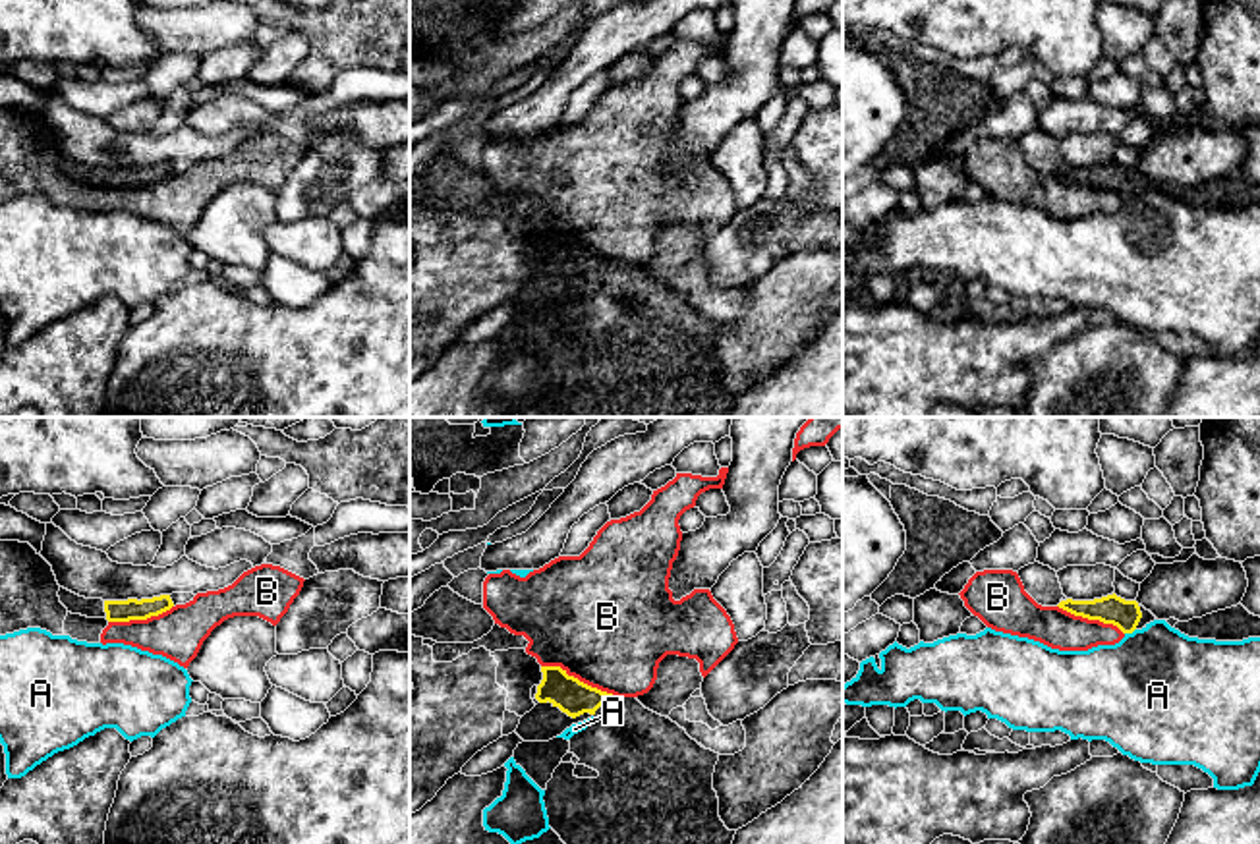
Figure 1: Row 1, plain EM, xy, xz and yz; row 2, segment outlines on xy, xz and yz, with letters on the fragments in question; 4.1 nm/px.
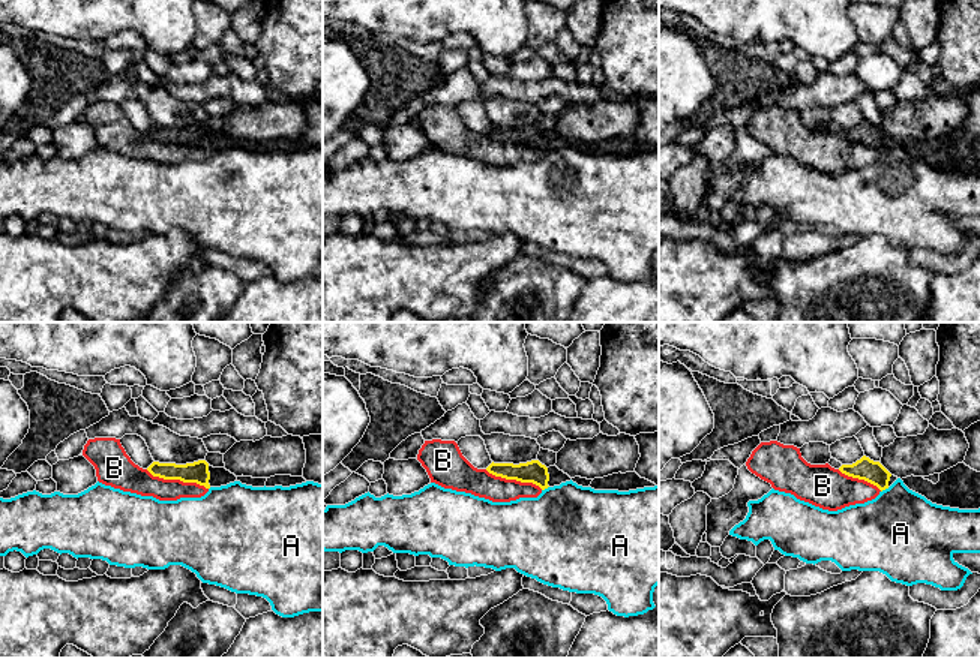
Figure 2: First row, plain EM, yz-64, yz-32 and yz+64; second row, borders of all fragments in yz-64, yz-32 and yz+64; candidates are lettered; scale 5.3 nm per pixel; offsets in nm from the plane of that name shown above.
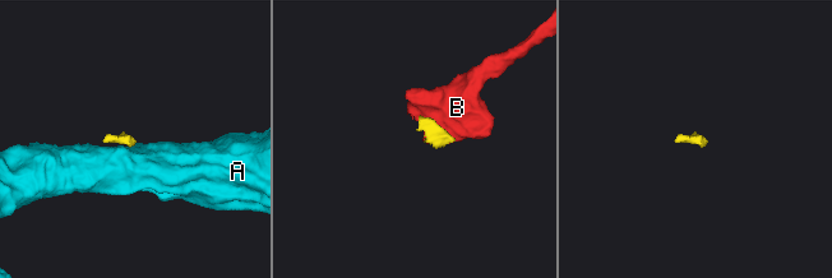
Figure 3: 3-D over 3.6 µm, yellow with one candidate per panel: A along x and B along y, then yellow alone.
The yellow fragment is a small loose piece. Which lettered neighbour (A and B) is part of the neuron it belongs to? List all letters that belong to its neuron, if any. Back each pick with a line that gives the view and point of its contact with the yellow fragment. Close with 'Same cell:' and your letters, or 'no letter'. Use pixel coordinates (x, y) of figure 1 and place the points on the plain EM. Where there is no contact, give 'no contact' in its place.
Same cell: no letter

